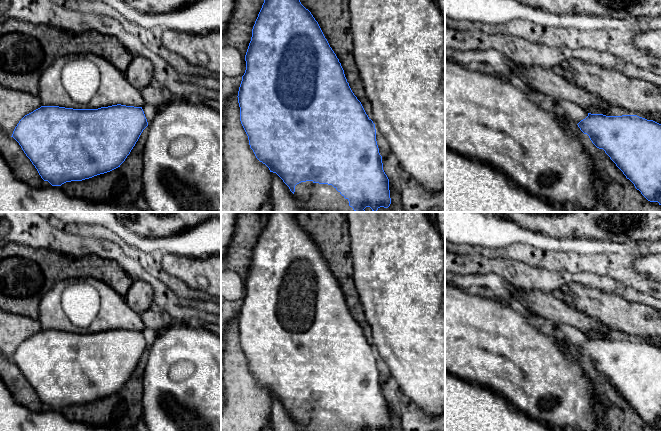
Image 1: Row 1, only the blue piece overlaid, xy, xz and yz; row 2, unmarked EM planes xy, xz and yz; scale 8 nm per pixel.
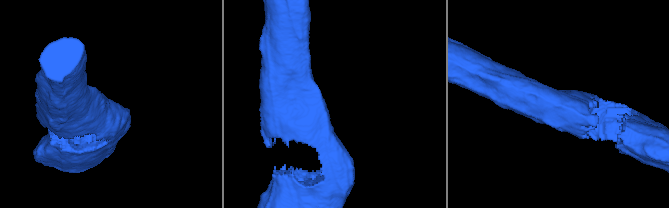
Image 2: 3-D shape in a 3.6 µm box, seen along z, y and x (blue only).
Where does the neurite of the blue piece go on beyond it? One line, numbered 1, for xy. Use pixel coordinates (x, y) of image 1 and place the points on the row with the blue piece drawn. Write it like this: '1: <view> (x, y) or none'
1: none

